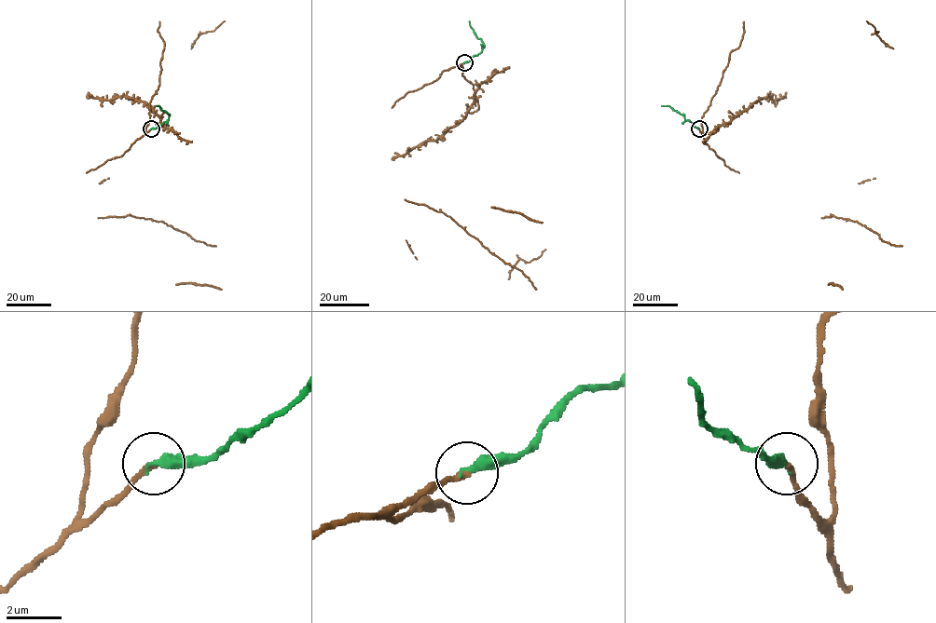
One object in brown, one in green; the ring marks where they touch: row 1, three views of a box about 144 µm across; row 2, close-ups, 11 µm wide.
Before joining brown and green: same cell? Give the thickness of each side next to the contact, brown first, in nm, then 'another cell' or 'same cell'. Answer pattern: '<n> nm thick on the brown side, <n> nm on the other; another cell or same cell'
200 nm thick on the brown side, 400 nm on the other; same cell

